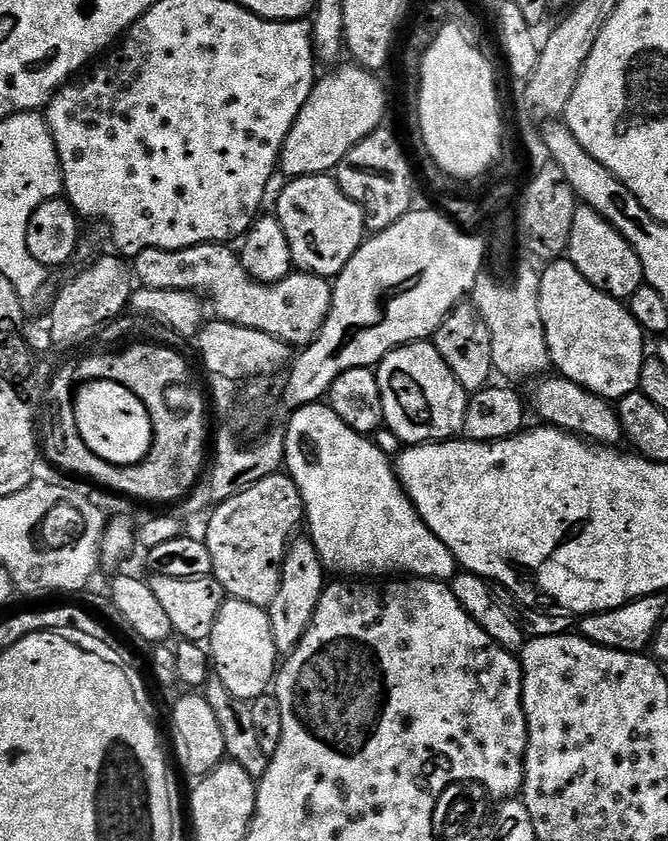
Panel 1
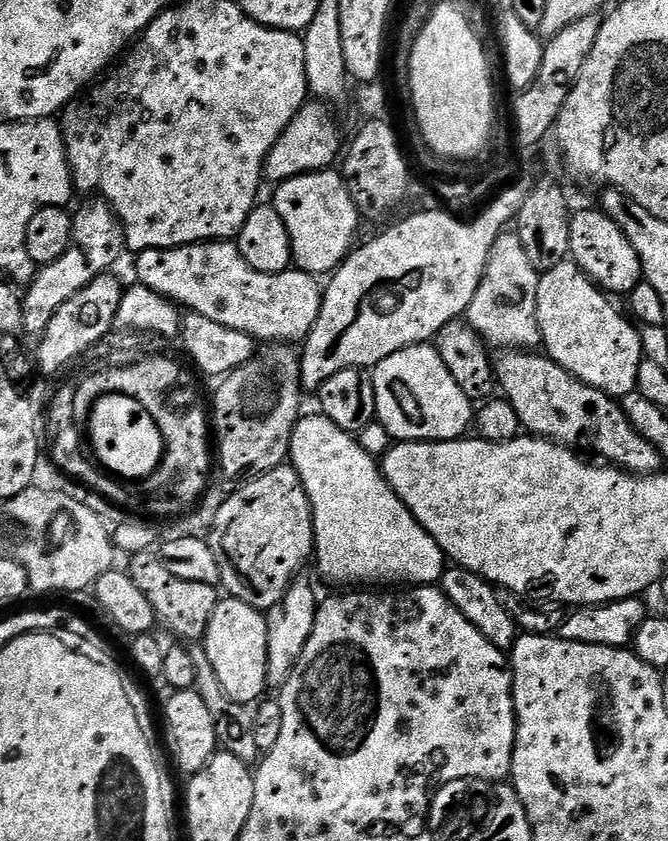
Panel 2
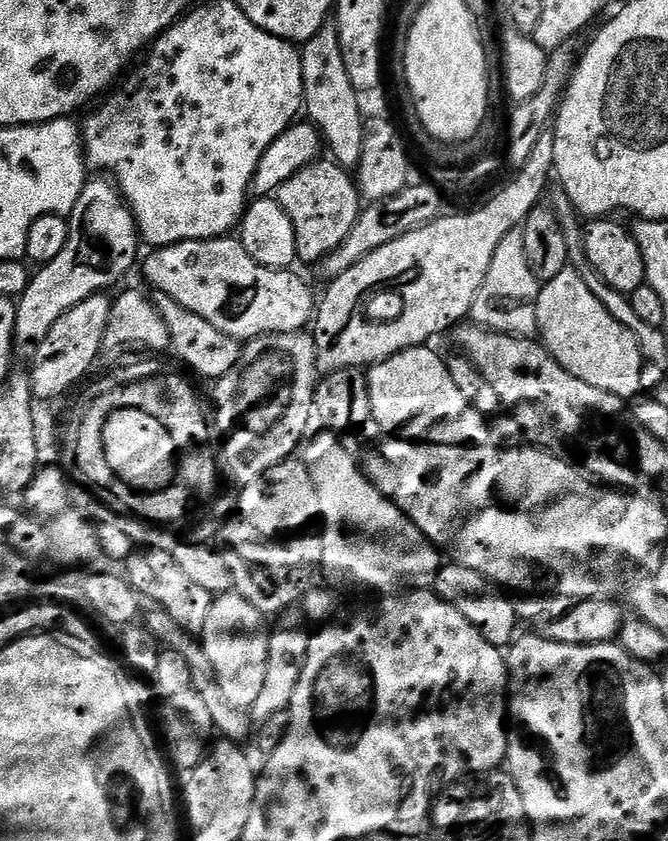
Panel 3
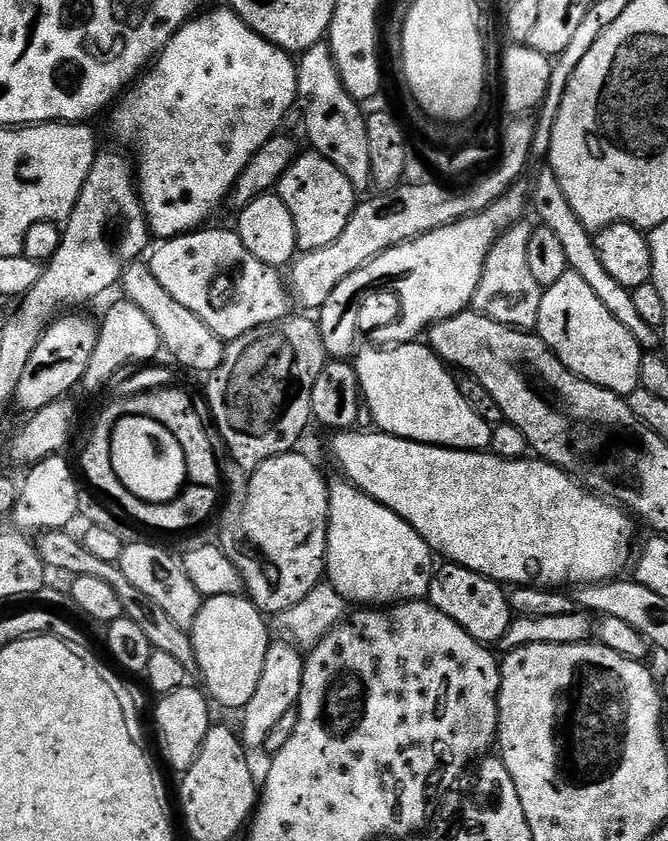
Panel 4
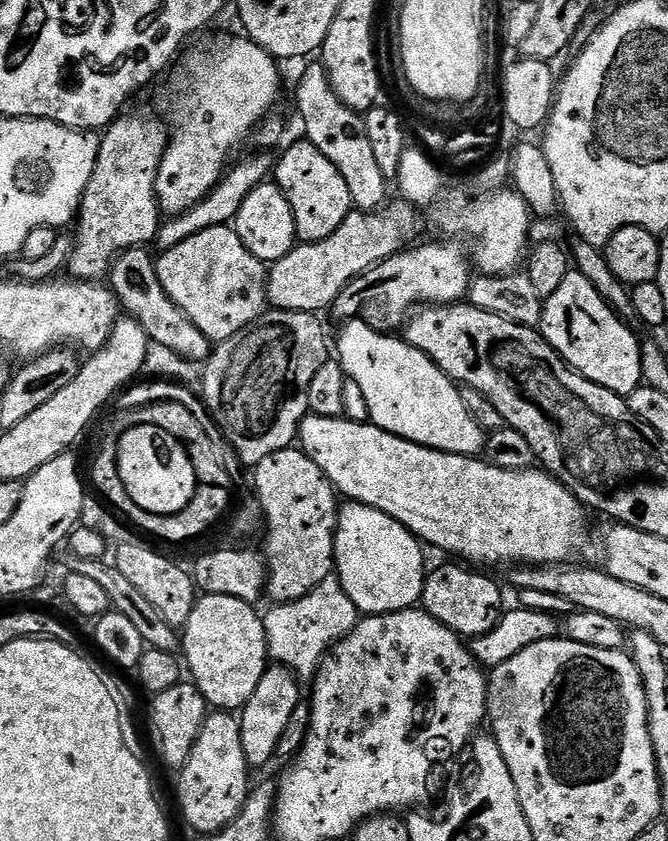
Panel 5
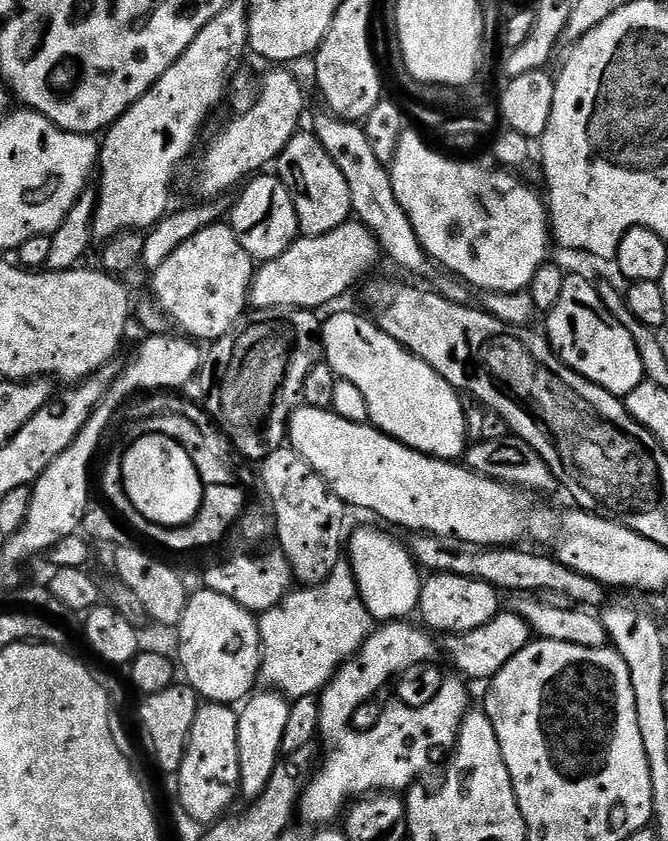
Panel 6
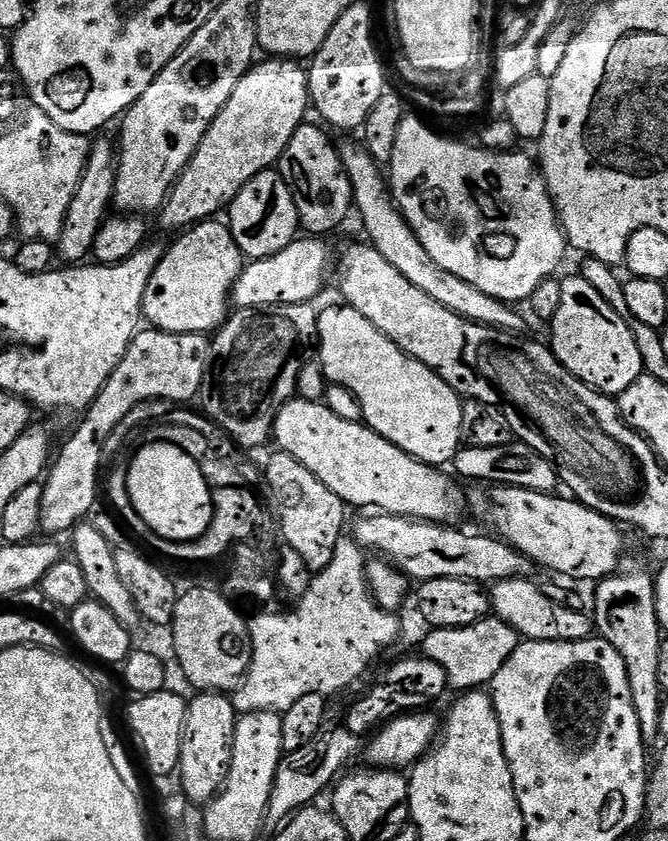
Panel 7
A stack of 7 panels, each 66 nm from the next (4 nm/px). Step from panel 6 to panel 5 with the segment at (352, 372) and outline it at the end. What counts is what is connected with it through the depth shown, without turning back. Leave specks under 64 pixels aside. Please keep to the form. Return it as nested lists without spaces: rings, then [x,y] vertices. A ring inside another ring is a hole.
[[[353,318],[343,325],[340,337],[335,337],[334,352],[344,368],[344,375],[360,391],[364,404],[368,407],[367,419],[390,434],[400,436],[415,444],[433,448],[439,452],[449,452],[459,456],[479,457],[484,450],[486,433],[474,422],[462,402],[460,388],[422,350],[410,346],[407,340],[383,336],[375,332],[364,318]]]

